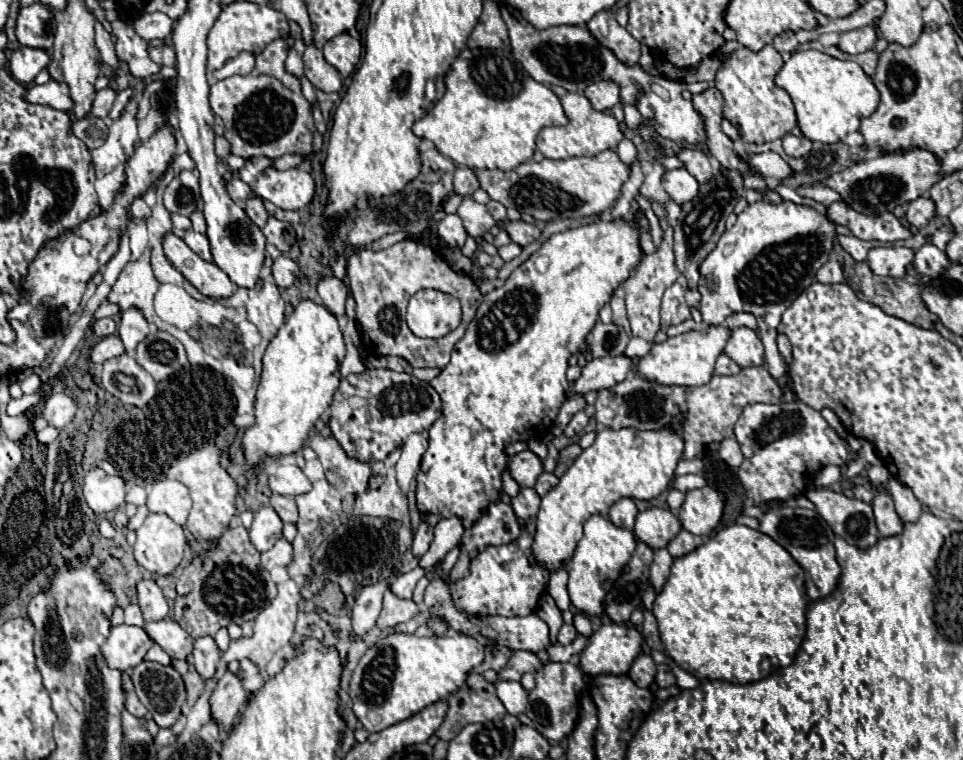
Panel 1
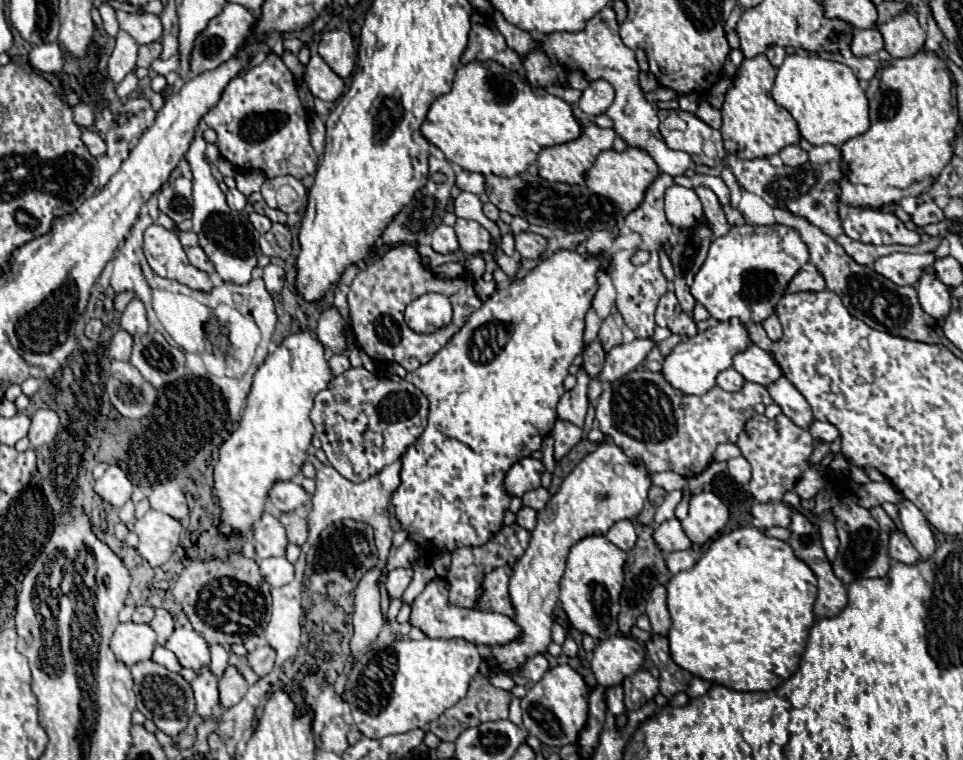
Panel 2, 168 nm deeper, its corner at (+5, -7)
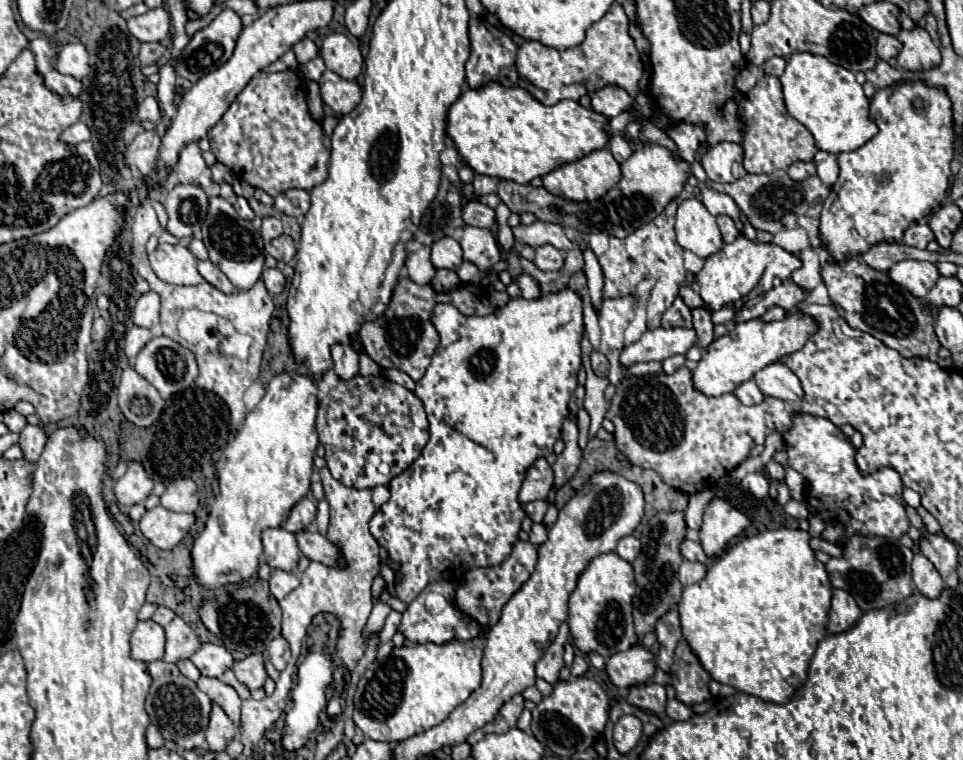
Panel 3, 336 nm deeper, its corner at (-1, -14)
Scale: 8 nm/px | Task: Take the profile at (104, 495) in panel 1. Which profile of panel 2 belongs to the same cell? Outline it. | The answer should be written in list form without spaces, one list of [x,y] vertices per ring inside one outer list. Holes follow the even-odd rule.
[[[109,466],[105,474],[95,480],[93,490],[97,496],[101,496],[105,502],[109,502],[113,508],[121,508],[133,492],[133,484],[125,476],[125,472],[119,466]]]

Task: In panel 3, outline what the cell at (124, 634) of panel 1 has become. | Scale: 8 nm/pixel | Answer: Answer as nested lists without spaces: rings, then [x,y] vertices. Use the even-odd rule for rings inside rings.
[[[139,621],[131,635],[131,655],[133,659],[141,659],[145,663],[157,661],[165,651],[165,633],[163,627],[155,621]]]

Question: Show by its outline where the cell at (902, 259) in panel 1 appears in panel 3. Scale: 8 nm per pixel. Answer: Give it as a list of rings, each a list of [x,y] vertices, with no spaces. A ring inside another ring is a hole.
[[[901,261],[889,269],[889,277],[911,295],[923,299],[939,279],[939,271],[929,261]]]

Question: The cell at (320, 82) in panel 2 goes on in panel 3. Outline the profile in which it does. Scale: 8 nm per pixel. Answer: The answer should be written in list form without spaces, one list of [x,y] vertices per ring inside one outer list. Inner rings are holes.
[[[325,69],[323,77],[319,79],[321,85],[321,97],[323,101],[337,113],[337,115],[347,115],[357,107],[361,101],[361,87],[355,81],[345,81],[333,71]]]

